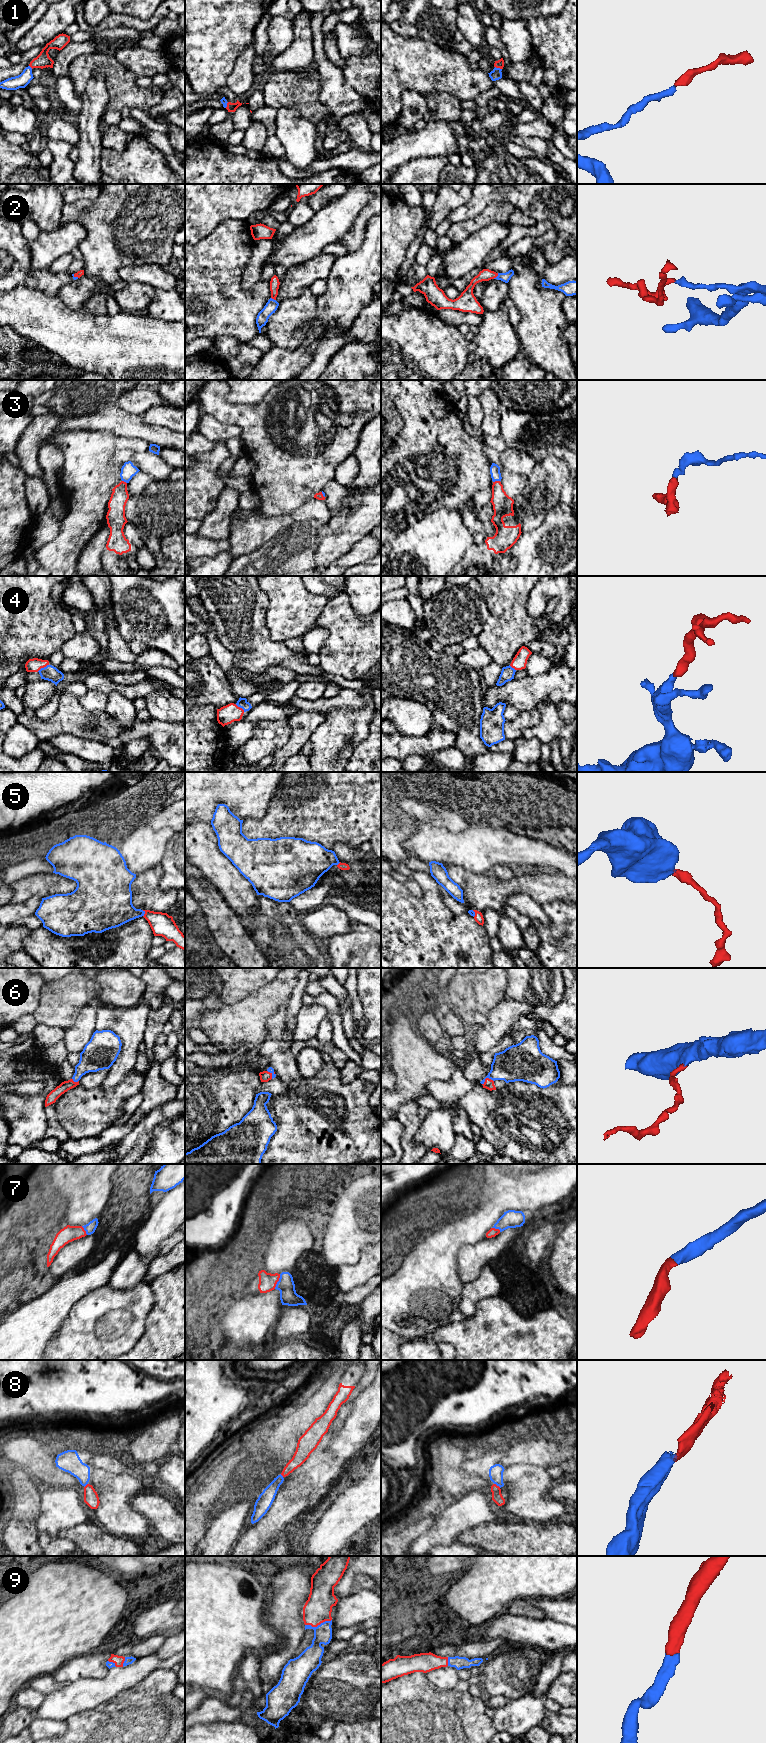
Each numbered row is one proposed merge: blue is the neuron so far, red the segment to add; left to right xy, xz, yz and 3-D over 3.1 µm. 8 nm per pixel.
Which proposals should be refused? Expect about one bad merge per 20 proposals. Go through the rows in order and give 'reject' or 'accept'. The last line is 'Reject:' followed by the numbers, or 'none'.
1: accept
2: accept
3: accept
4: accept
5: accept
6: accept
7: accept
8: accept
9: accept
Reject: none

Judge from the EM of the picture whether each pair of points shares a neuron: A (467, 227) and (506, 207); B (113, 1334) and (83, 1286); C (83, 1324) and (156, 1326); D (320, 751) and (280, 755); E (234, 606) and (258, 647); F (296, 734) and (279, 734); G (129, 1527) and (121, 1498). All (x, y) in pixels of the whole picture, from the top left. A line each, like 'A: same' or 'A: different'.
A: same
B: different
C: different
D: different
E: same
F: different
G: same

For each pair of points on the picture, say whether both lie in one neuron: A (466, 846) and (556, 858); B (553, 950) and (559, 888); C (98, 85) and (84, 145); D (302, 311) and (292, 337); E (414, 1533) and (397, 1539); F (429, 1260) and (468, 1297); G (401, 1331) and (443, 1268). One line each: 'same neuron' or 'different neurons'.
A: same neuron
B: different neurons
C: same neuron
D: same neuron
E: same neuron
F: different neurons
G: same neuron

